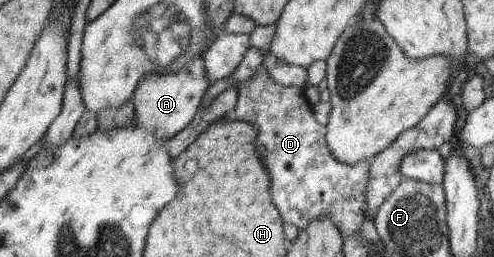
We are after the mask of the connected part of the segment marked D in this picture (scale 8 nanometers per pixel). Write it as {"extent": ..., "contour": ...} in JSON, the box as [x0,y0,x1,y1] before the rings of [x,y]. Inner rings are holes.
{"extent":[231,61,370,238],"contour":[[[269,61],[261,64],[248,81],[233,85],[237,88],[238,98],[231,111],[231,119],[246,121],[258,129],[256,150],[263,165],[267,167],[271,179],[271,197],[284,222],[292,223],[301,231],[311,220],[319,216],[329,216],[340,229],[343,238],[355,235],[366,219],[366,187],[370,161],[358,161],[355,165],[337,161],[326,144],[326,126],[315,119],[314,109],[304,94],[305,88],[275,84],[268,72],[269,65]]]}

